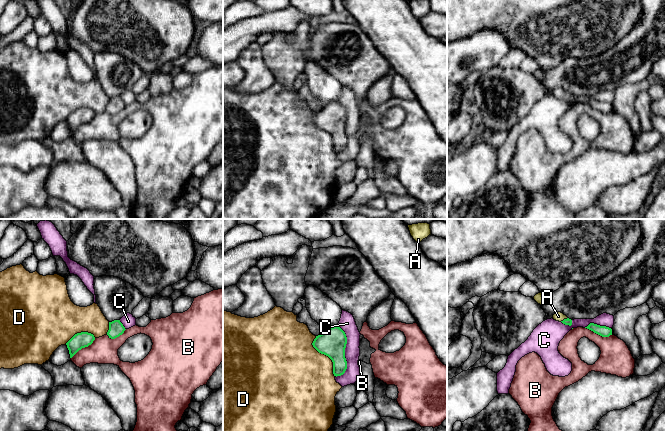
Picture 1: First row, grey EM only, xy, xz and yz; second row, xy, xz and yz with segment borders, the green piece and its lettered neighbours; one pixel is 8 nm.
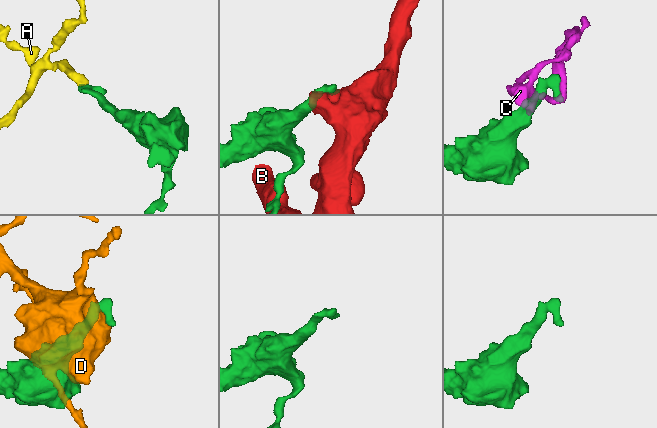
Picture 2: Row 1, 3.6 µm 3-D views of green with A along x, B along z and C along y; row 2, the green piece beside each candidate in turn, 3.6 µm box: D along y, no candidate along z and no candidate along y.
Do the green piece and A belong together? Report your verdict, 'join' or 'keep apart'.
join

